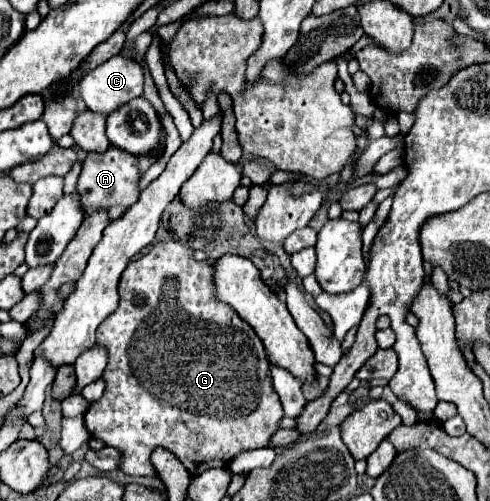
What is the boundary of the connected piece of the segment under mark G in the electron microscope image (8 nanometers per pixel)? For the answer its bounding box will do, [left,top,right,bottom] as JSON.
[85,239,283,477]

